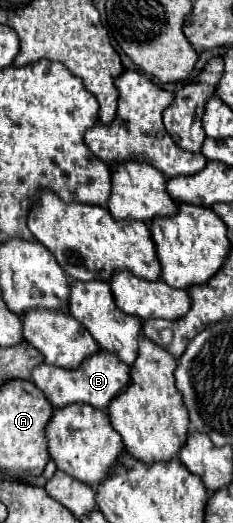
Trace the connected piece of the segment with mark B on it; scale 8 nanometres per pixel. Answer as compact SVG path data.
M96 351L88 359L80 363L76 369L64 369L54 365L38 365L32 371L34 385L46 395L46 399L52 403L52 407L66 407L70 403L90 403L94 407L106 409L110 401L122 391L122 387L130 381L130 367L118 359L118 355L110 355L108 351Z

